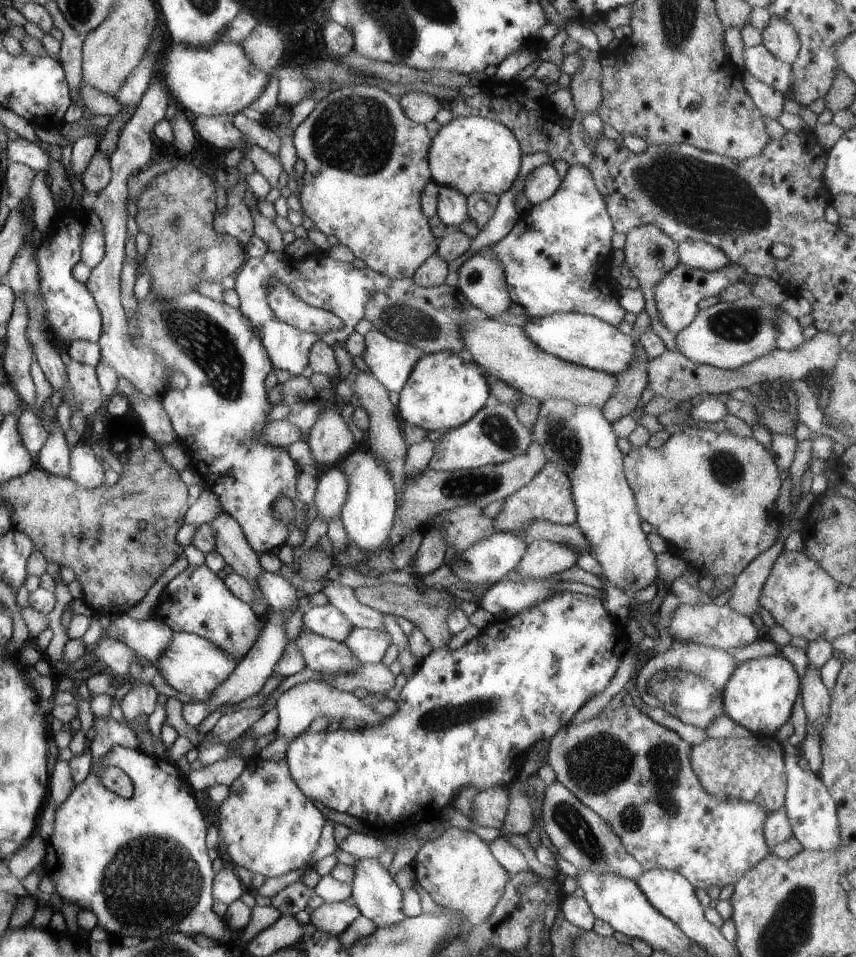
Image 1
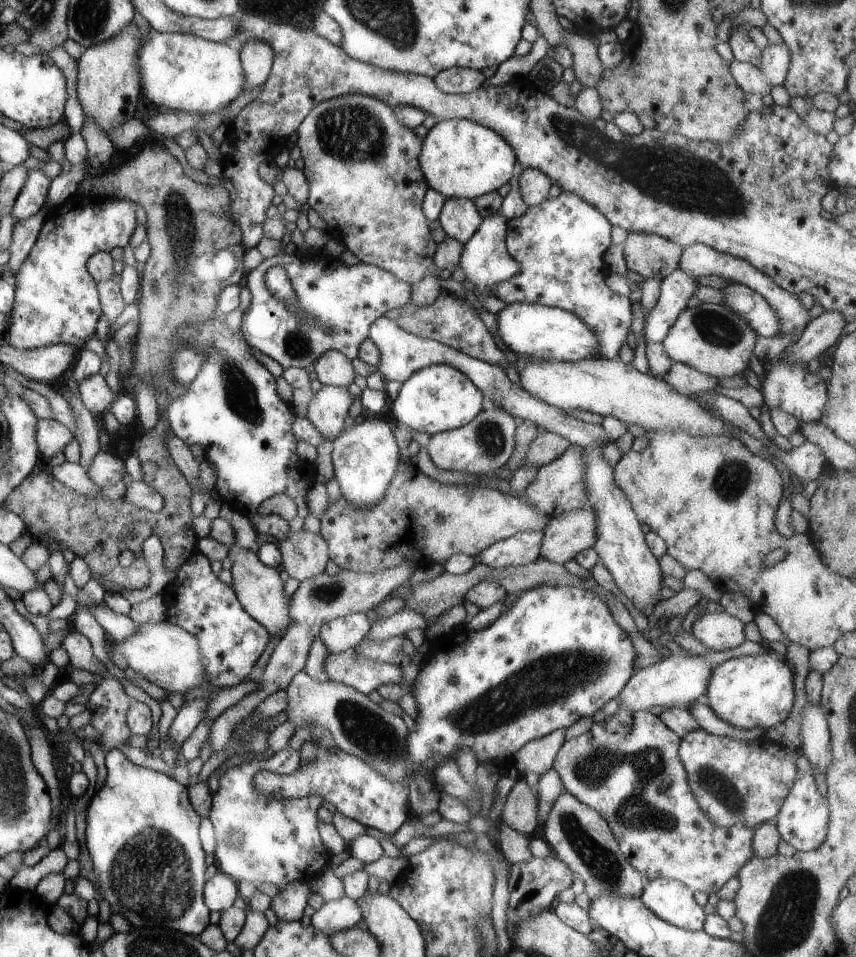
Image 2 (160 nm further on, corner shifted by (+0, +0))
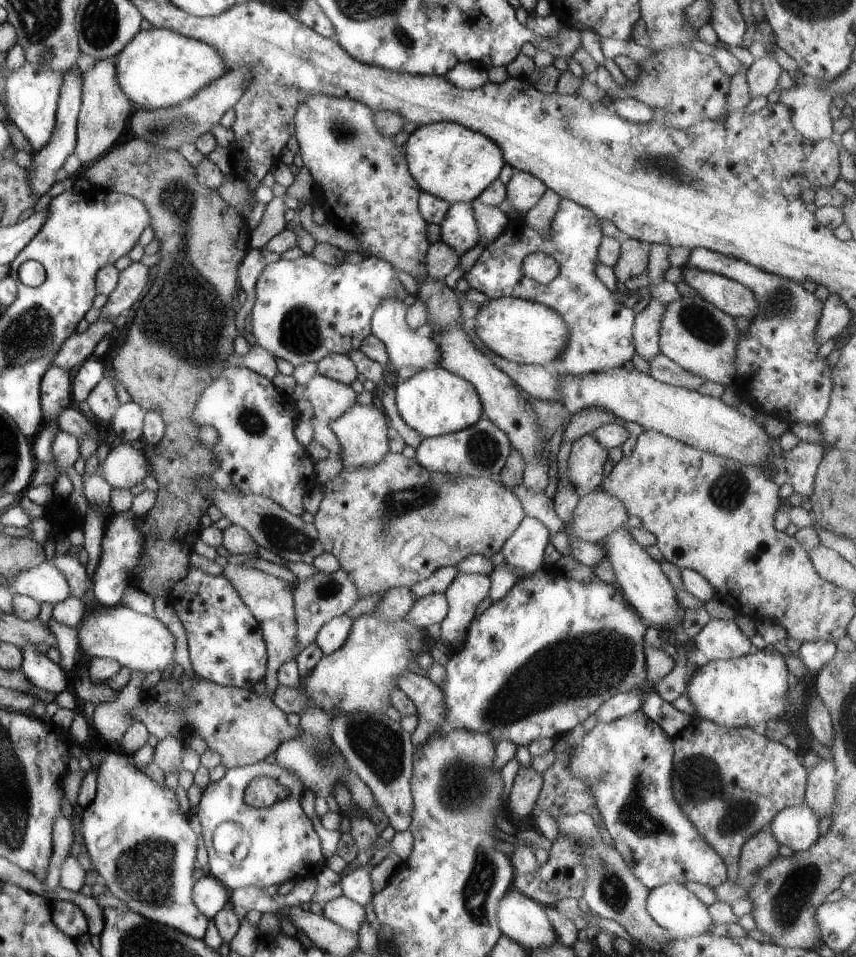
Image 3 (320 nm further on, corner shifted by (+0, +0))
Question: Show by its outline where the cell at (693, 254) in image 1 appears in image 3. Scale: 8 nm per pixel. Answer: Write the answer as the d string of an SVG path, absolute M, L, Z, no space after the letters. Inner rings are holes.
M704 247L692 249L686 267L696 267L703 271L721 274L749 288L756 297L759 311L751 322L742 323L735 354L736 394L740 400L751 405L756 411L773 416L786 422L789 427L794 423L816 425L826 414L834 383L831 379L832 369L828 359L819 355L817 326L821 319L823 302L813 292L806 291L802 283L778 276L756 268L746 261L724 256L722 253Z

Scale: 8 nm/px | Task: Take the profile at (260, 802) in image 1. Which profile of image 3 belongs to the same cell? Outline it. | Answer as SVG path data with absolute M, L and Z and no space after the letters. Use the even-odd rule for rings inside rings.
M272 759L264 760L257 762L253 765L248 765L245 767L236 767L227 769L225 772L225 776L218 782L210 782L206 788L203 789L202 797L200 800L200 803L197 806L197 809L195 810L195 815L198 817L198 820L201 822L201 836L203 836L205 840L205 846L208 850L208 862L206 865L207 873L210 875L213 875L216 879L219 879L219 881L227 888L229 892L236 890L240 887L256 887L259 889L262 888L268 888L268 886L280 886L283 882L286 882L287 880L300 880L300 879L314 879L315 876L326 866L328 863L328 860L324 858L322 855L322 850L320 849L320 840L318 839L318 834L316 833L316 830L314 829L314 826L312 825L311 818L306 813L306 809L300 806L300 797L302 796L302 793L306 790L306 788L303 786L303 783L301 780L296 776L292 775L291 772L288 772L285 768L279 767L278 763L273 762ZM258 777L268 777L271 780L276 780L280 785L284 785L289 790L289 795L284 800L279 800L278 802L275 802L273 805L270 805L269 807L253 807L250 806L245 801L245 790L247 789L247 786L252 782L252 780L257 779ZM222 826L222 838L228 838L228 836L234 836L234 830L238 828L238 845L235 848L230 848L230 853L228 854L221 854L220 846L224 848L224 846L228 846L228 844L220 844L218 842L218 828Z

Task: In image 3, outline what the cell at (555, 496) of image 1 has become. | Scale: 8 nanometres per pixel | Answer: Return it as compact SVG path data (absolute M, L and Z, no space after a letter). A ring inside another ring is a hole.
M586 433L573 442L568 460L570 480L579 497L603 484L602 468L608 460L608 449L594 436Z

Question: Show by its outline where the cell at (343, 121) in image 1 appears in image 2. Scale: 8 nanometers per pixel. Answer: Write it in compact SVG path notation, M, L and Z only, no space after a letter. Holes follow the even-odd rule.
M348 94L339 96L330 100L322 101L302 119L302 122L297 128L296 145L301 150L301 156L304 159L304 168L306 178L309 182L309 197L307 204L316 210L327 222L326 230L334 239L338 239L343 243L347 250L353 252L362 263L370 263L378 265L380 268L386 269L388 272L397 276L400 280L408 284L417 283L424 277L430 276L434 272L438 272L433 263L433 256L437 249L437 242L434 242L430 232L429 220L423 215L421 207L426 191L429 189L428 183L422 174L419 167L418 155L422 150L423 139L418 137L414 131L406 128L398 122L394 116L394 111L391 106L386 103L361 94Z

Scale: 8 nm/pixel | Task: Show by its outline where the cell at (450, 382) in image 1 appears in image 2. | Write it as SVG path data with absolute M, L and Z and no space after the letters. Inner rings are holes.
M447 364L430 365L416 371L403 383L392 402L393 419L430 436L450 432L474 420L486 407L483 392L463 372Z

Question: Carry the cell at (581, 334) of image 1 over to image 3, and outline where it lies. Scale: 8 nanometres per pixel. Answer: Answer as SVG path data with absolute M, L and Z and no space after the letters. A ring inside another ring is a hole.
M516 297L490 299L479 306L472 321L475 335L486 349L519 365L542 365L554 360L563 351L571 332L565 320L551 308Z

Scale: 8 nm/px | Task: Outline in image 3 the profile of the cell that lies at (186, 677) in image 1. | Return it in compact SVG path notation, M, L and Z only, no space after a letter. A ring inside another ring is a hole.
M120 604L113 607L92 607L85 611L80 624L77 626L78 650L88 658L112 659L126 666L132 671L152 672L158 669L164 672L167 665L172 663L175 655L175 639L171 632L157 618L152 615L143 615Z

